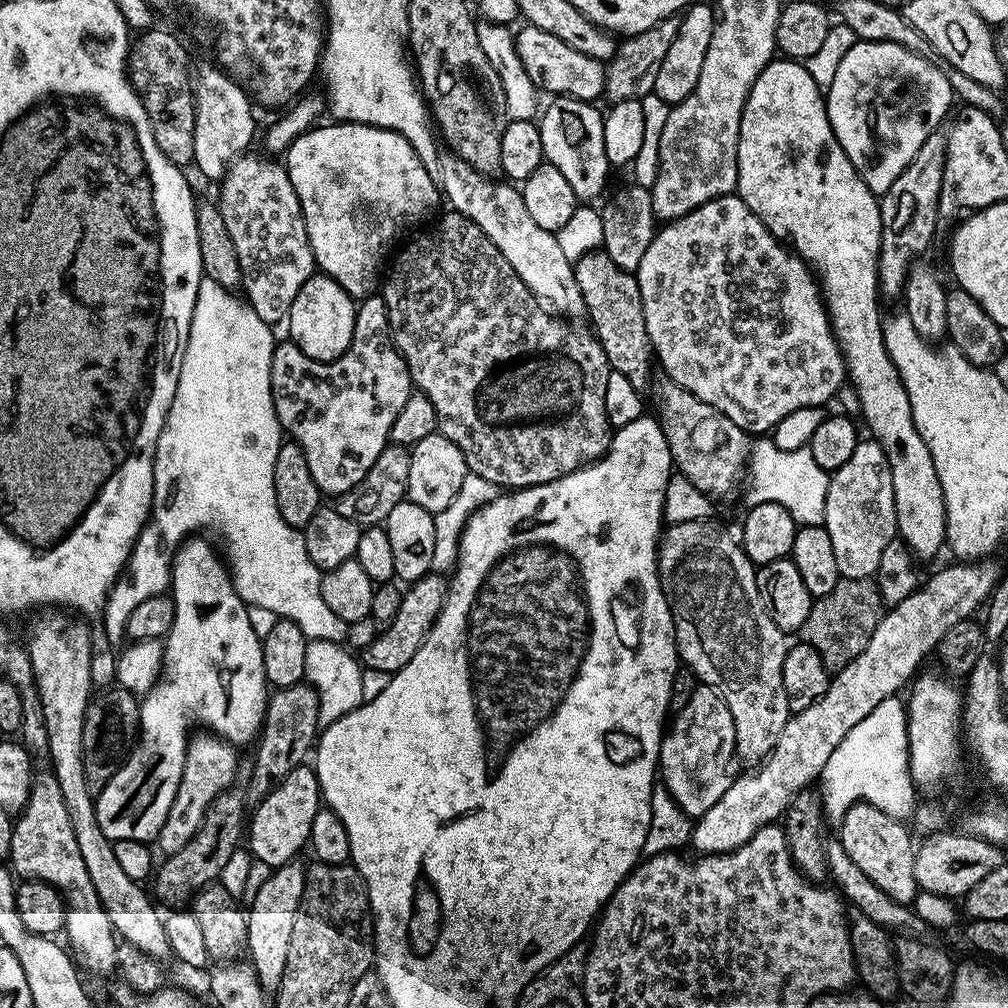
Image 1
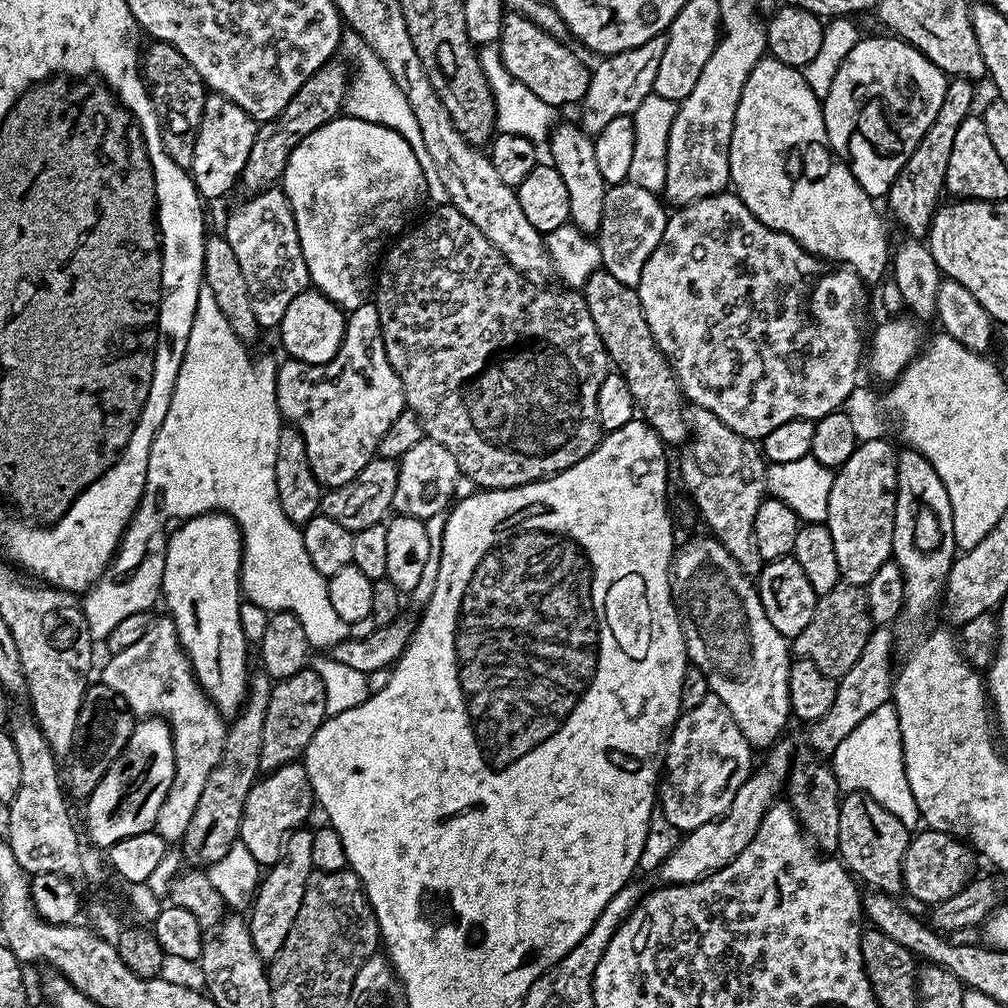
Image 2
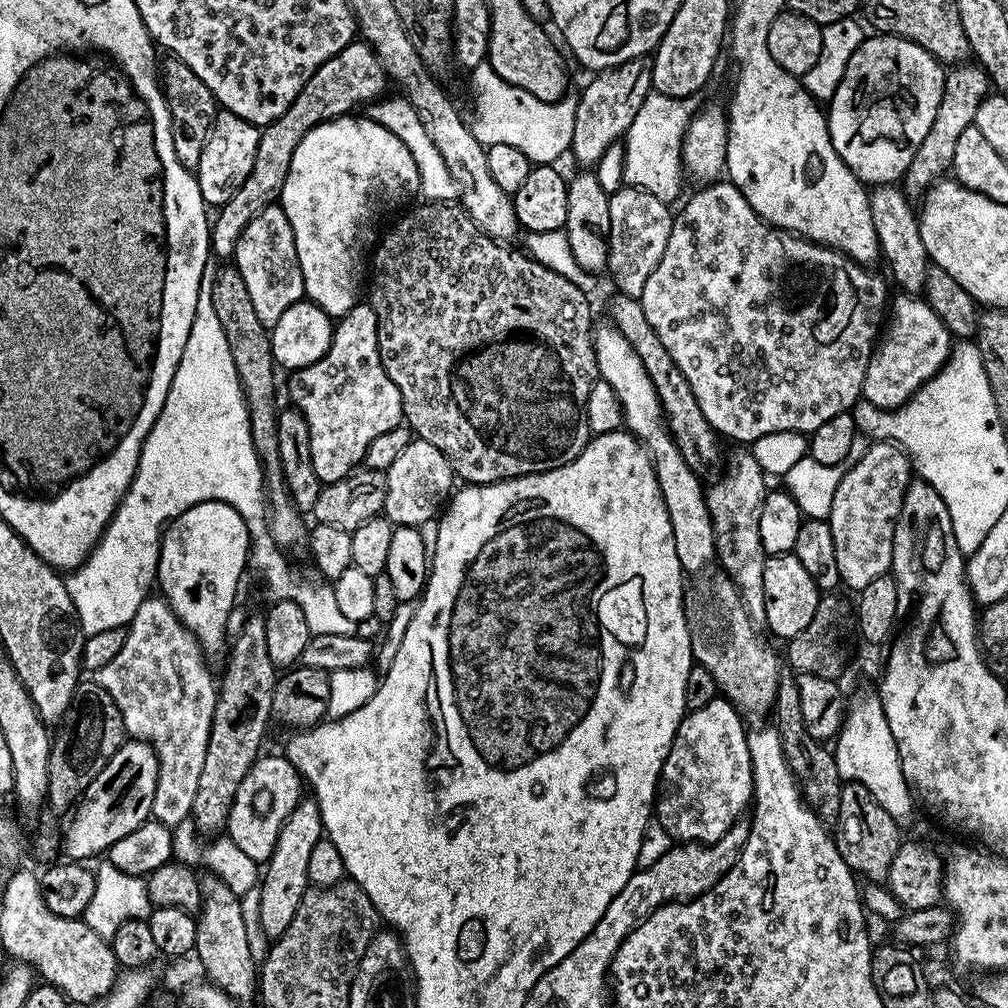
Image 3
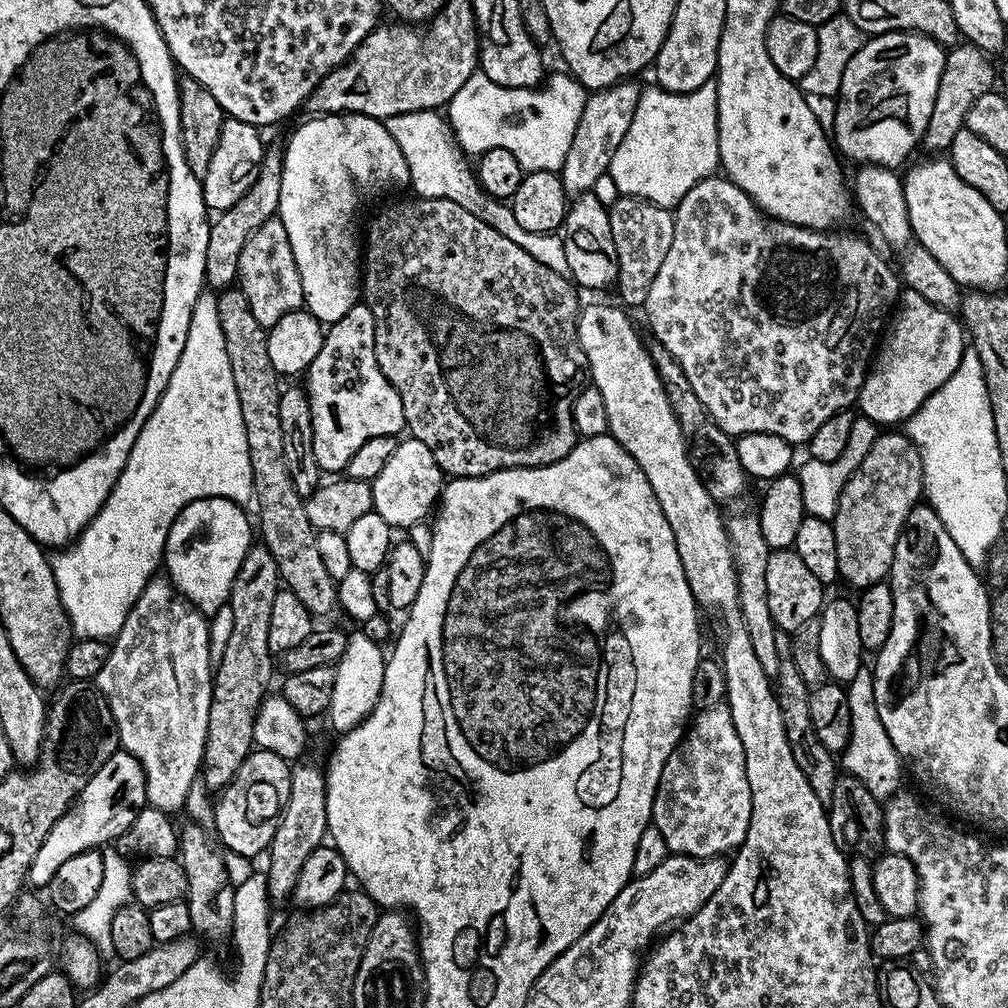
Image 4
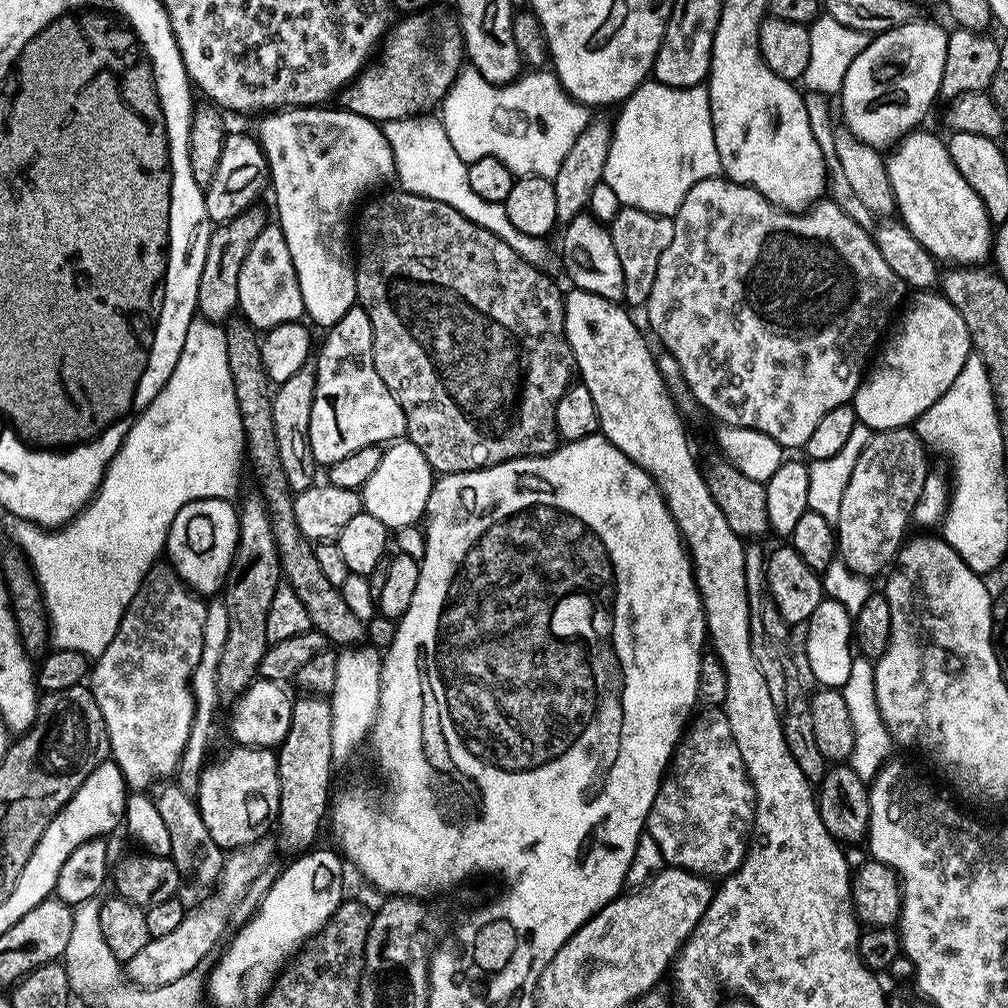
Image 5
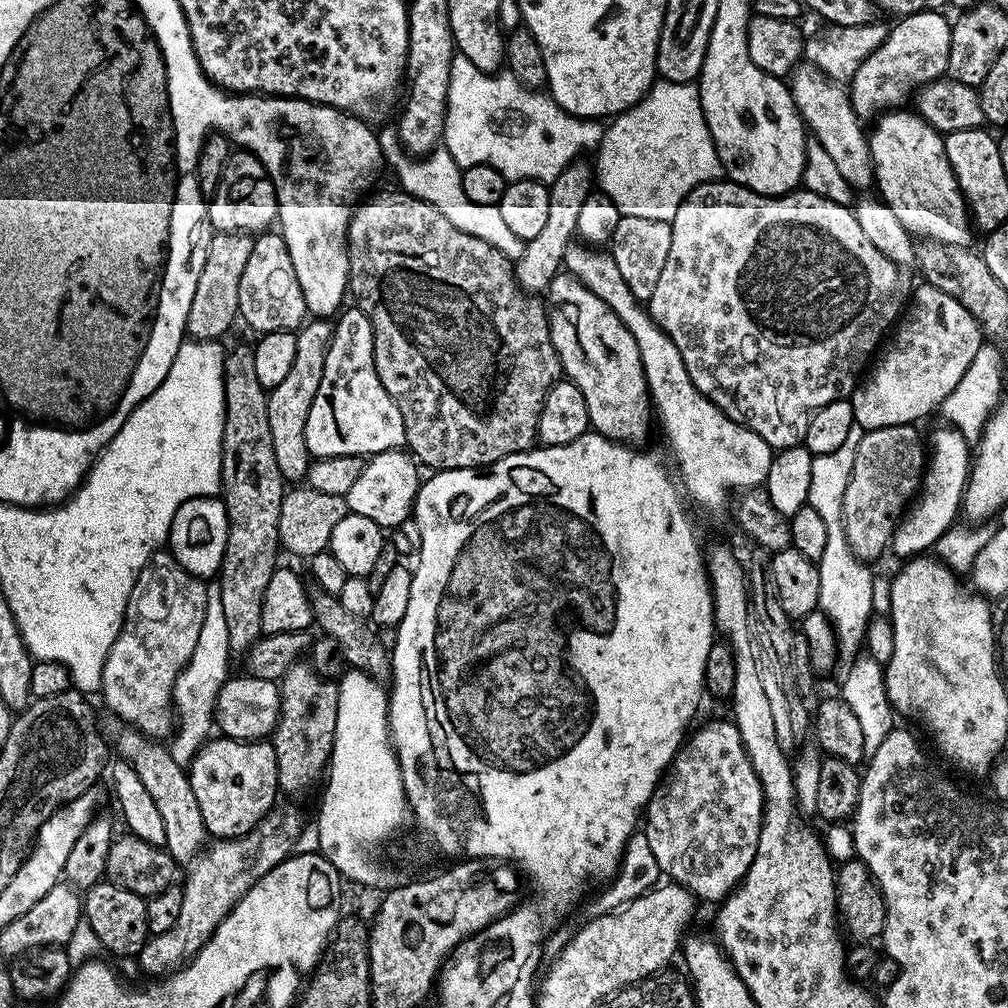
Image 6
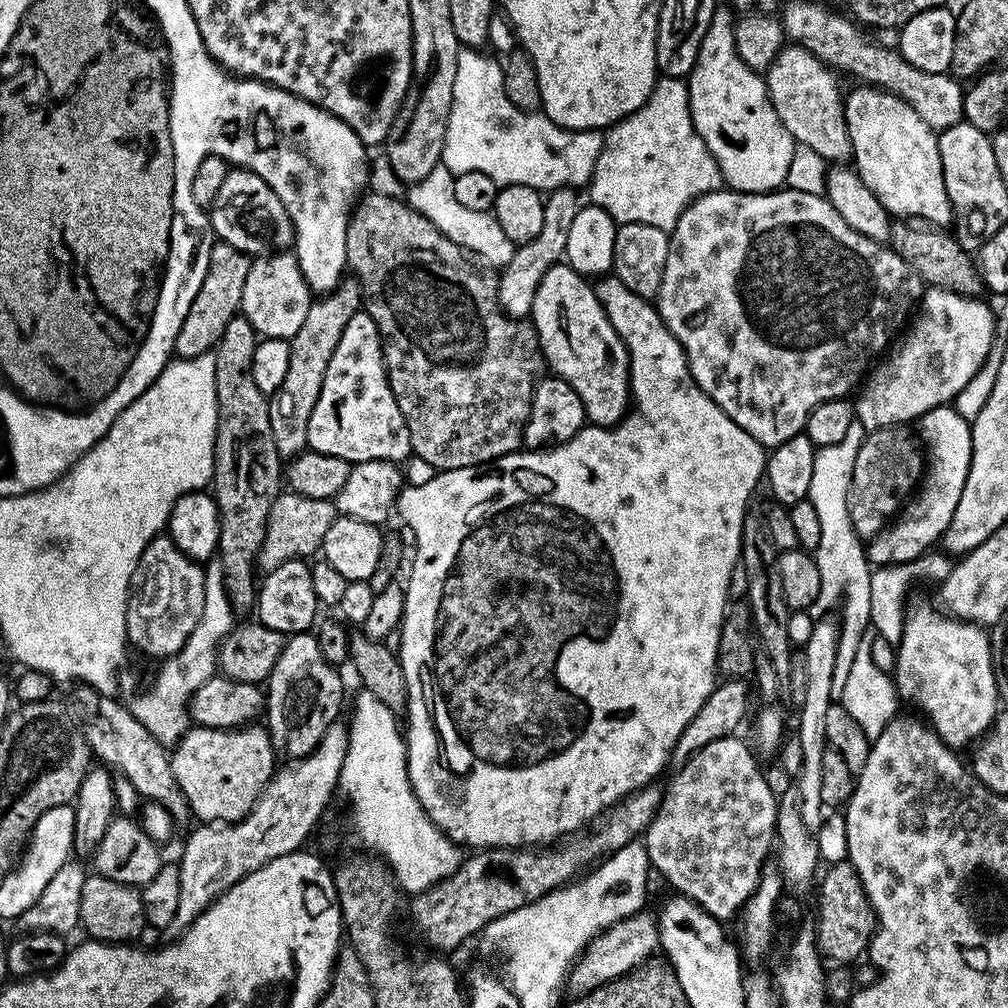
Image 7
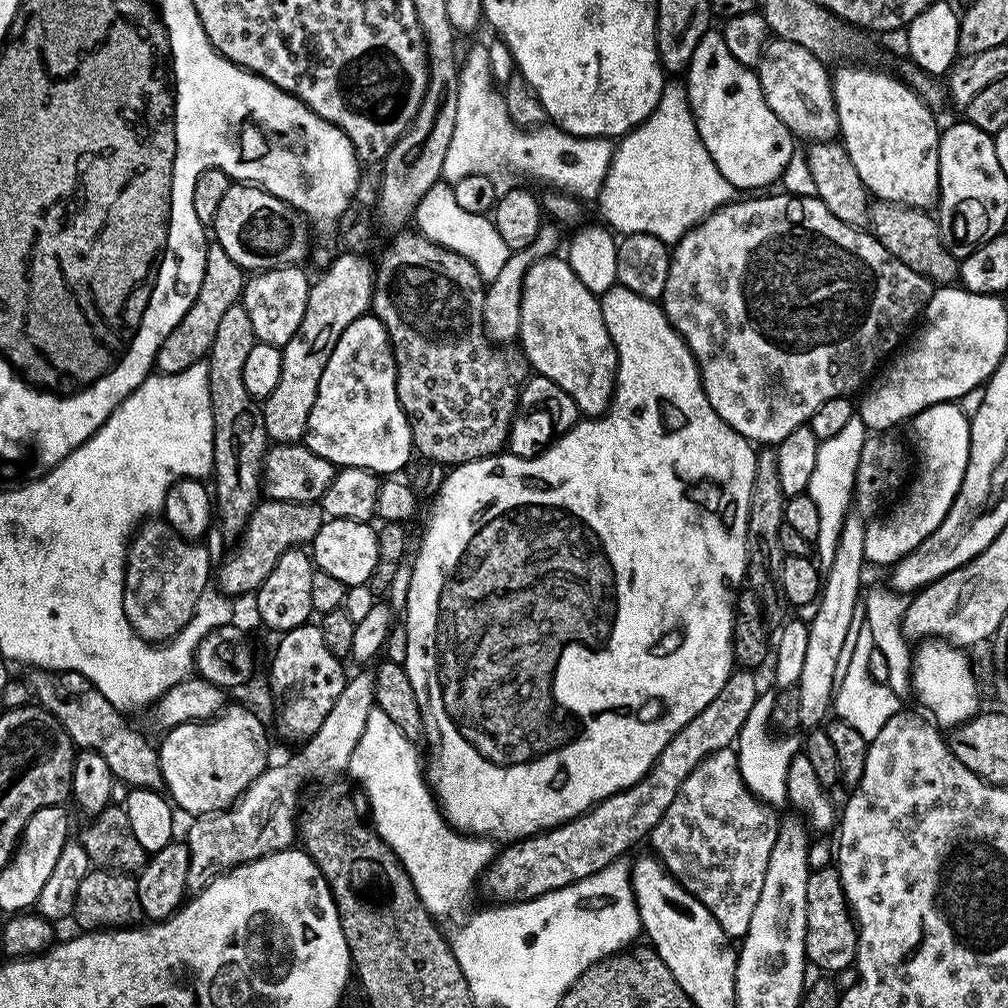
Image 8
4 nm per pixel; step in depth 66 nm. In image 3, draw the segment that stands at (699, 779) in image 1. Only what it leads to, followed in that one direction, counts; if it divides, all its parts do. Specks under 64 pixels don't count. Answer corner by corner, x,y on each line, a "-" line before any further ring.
720,694
715,696
710,702
706,702
706,706
698,706
697,708
685,711
684,717
680,719
680,725
674,734
674,742
666,754
664,765
660,771
660,783
654,801
655,823
661,824
661,826
672,835
673,841
712,844
715,840
720,840
722,834
726,834
726,830
730,830
730,826
741,819
741,817
745,815
746,809
753,803
752,763
750,762
750,750
748,749
748,734
746,731
746,724
743,724
740,719
742,719
742,716
736,705
731,704
728,699

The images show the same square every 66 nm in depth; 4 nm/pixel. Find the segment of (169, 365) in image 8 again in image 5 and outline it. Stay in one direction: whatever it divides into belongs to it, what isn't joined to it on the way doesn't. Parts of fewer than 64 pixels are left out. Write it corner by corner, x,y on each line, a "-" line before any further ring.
253,206
232,220
217,223
213,227
206,246
206,262
202,262
202,278
198,282
196,299
199,315
203,319
224,322
237,311
238,274
242,274
242,262
246,262
246,254
250,254
254,238
258,238
258,234
262,234
262,230
269,223
270,216
267,216
260,206

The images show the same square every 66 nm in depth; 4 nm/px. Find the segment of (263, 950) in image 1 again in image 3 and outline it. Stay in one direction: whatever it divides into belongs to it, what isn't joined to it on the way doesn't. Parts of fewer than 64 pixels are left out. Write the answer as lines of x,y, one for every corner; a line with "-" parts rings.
301,799
300,804
294,806
290,818
286,818
278,834
278,842
274,842
274,850
263,865
262,875
259,877
258,922
269,941
277,940
284,933
286,926
290,926
294,914
298,911
298,902
302,902
302,894
306,894
310,887
310,854
314,854
314,846
318,846
324,835
322,814
315,799

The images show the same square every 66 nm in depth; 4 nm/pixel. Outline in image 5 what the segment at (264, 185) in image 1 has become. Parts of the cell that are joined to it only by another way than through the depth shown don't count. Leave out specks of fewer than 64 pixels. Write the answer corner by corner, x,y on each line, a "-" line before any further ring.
270,222
264,227
262,234
254,238
246,262
242,262
242,274
238,274
238,312
256,330
282,326
304,316
298,274
294,270
290,246
286,246
286,234
279,223

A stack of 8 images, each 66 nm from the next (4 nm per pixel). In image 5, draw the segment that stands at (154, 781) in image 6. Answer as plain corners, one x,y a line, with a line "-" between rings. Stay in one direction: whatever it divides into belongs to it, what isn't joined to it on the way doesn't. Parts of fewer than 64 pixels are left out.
176,782
161,784
164,785
154,793
154,801
159,814
162,814
167,833
170,834
169,857
180,871
181,877
196,876
200,884
215,885
223,870
225,849
220,848
214,838
210,838
210,830
206,830
206,822
202,822
199,803
191,795
184,793

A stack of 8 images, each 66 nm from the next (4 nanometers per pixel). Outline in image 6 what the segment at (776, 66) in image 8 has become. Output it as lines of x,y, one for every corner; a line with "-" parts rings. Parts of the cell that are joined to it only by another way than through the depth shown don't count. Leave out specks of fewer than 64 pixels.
804,62
790,77
790,91
800,119
809,133
819,140
834,163
838,174
852,188
872,188
874,169
867,135
862,132
860,117
854,111
849,93
837,83
830,81
815,66

